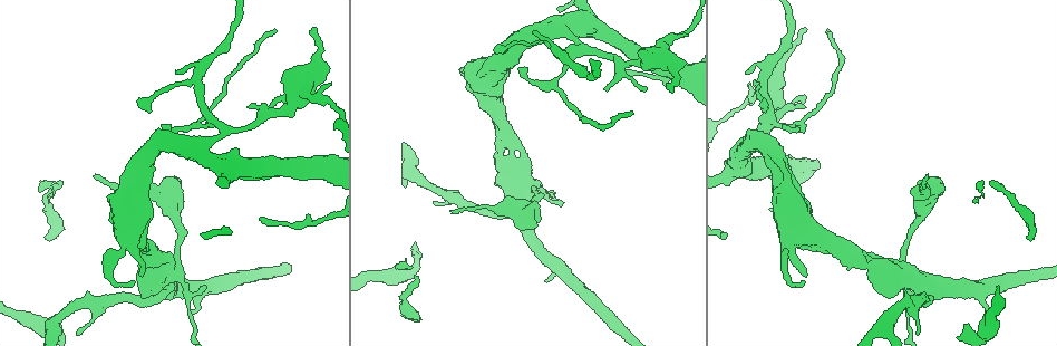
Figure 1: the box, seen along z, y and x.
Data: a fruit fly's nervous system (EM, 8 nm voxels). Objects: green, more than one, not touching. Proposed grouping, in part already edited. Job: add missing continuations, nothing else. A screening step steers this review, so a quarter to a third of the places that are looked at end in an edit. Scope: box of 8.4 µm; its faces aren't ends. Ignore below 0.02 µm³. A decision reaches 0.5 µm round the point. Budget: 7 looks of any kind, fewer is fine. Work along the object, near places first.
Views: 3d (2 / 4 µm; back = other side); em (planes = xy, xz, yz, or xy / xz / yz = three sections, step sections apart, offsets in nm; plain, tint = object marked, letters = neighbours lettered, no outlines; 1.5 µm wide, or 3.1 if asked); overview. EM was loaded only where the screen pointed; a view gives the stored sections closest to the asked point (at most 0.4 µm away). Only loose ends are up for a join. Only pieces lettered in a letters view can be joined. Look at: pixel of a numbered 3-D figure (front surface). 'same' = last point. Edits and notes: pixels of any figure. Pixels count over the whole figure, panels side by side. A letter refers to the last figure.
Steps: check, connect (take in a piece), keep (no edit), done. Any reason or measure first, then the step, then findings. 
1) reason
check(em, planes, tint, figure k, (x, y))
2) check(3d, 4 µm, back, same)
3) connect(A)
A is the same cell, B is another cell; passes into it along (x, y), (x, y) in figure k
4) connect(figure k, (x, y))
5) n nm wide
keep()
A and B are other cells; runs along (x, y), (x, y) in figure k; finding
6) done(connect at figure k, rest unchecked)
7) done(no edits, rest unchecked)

tapers out
check(em, xy, step 8, tint, figure 1, (312, 29))

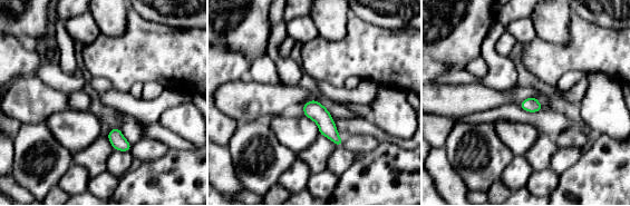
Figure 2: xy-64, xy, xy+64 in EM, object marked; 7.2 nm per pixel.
check(em, planes, letters, same)

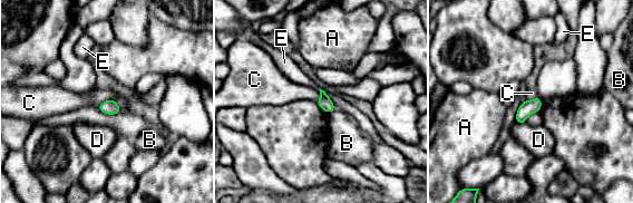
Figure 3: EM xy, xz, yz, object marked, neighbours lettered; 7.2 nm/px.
100 nm wide
keep()
A, B, C, D and E are other cells; border along (114, 98), (107, 98), (97, 107) in figure 3; none of them fits

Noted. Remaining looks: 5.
tapers out
check(em, planes, letters, figure 1, (247, 106))

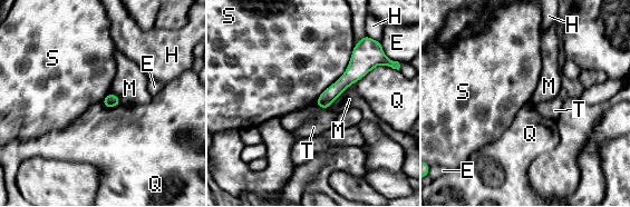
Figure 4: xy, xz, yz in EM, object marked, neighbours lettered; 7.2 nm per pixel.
keep()
E, H, M, Q, S and T are other cells; none of them fits

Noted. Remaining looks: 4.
branch stops here
check(em, planes, letters, figure 1, (191, 310))

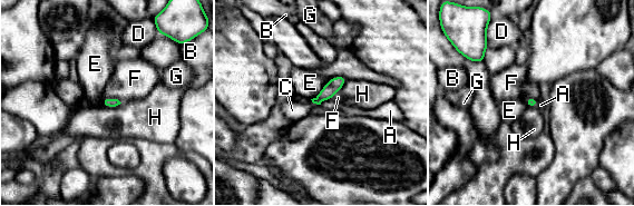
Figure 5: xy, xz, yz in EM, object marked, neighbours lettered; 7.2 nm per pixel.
E touches over 300 nm
keep()
A, B, C, D, E, F, G and H are other cells; border along (104, 97), (114, 97), (120, 102) in figure 5; none of them fits

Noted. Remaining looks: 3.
done(no edits, rest unchecked)

